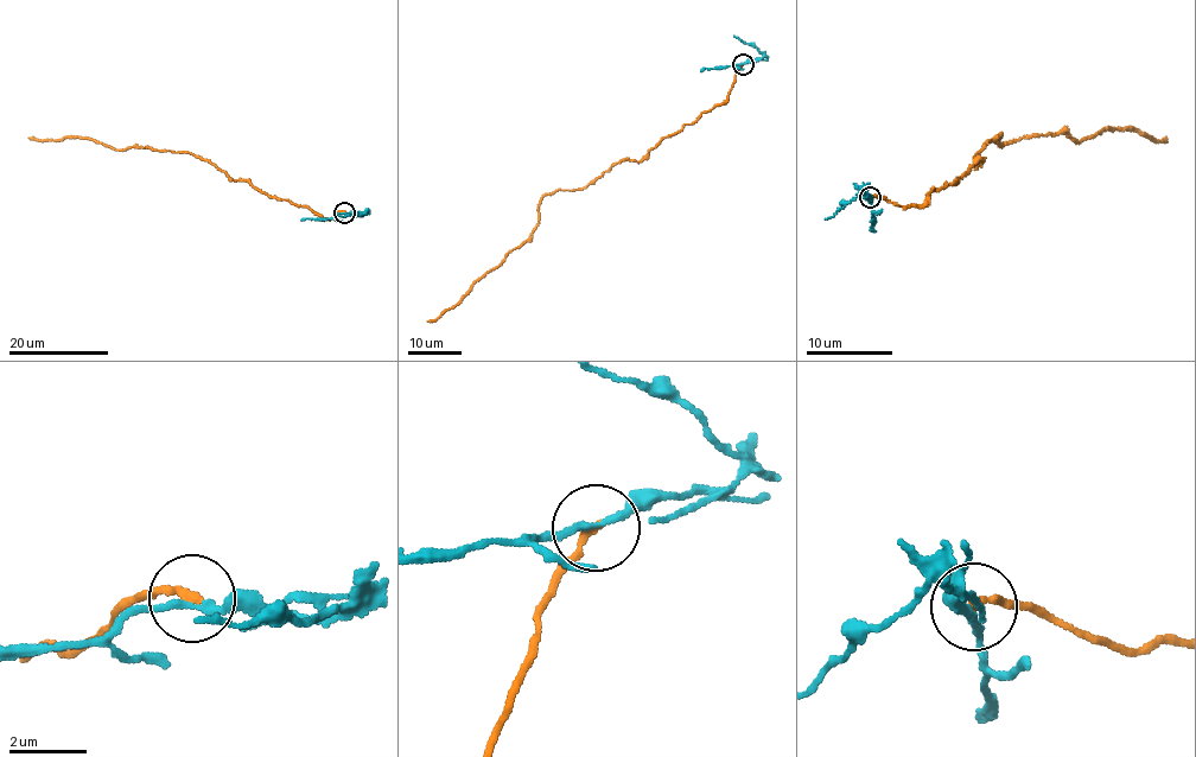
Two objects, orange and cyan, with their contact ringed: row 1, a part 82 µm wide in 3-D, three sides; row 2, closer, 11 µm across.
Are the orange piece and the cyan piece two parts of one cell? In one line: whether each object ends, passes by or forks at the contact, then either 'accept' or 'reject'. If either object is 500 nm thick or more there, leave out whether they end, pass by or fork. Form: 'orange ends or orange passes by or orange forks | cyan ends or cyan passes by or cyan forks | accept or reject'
orange ends | cyan passes by | reject

